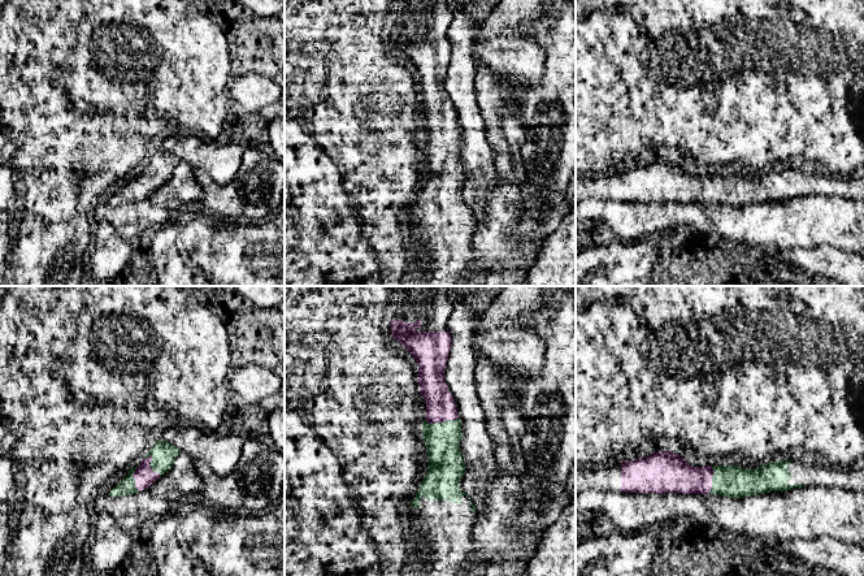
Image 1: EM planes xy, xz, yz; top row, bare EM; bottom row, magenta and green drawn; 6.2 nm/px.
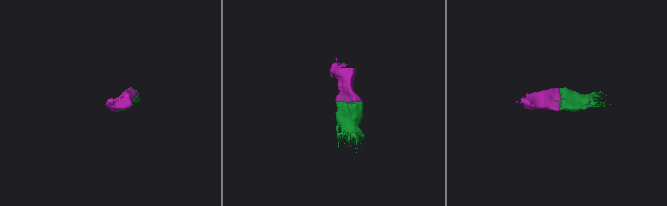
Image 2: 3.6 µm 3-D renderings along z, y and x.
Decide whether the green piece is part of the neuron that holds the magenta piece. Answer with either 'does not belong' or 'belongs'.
belongs

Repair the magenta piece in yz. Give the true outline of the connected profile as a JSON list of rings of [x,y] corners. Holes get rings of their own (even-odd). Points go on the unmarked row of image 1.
[[[664,159],[634,169],[576,176],[576,204],[595,200],[718,203],[744,207],[795,196],[842,196],[864,203],[864,172],[848,177],[820,172],[776,169],[756,178],[738,174],[691,176]]]

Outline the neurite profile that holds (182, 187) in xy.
[[[181,161],[172,177],[149,195],[149,200],[169,212],[179,211],[188,203],[201,202],[203,190],[196,173],[191,164]]]

